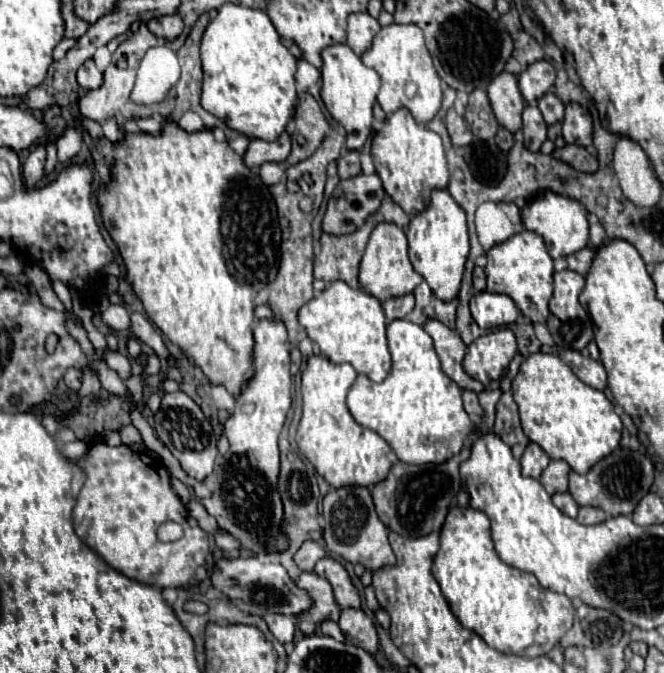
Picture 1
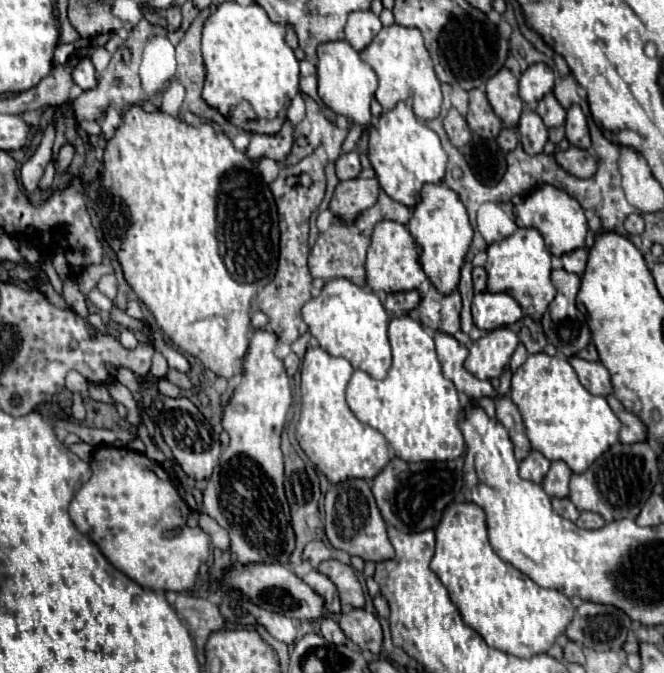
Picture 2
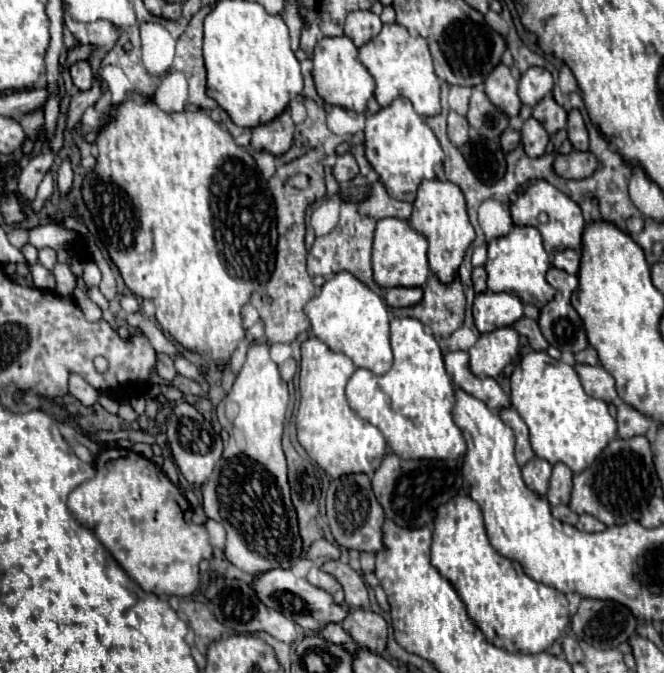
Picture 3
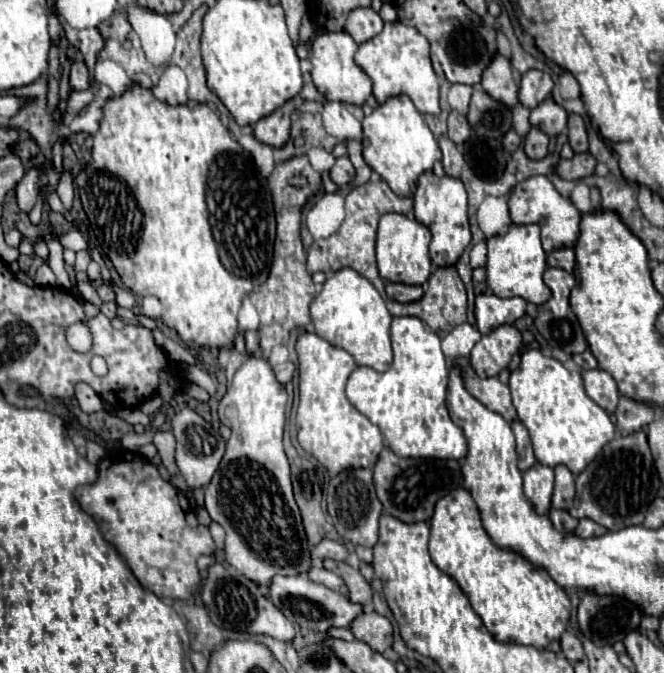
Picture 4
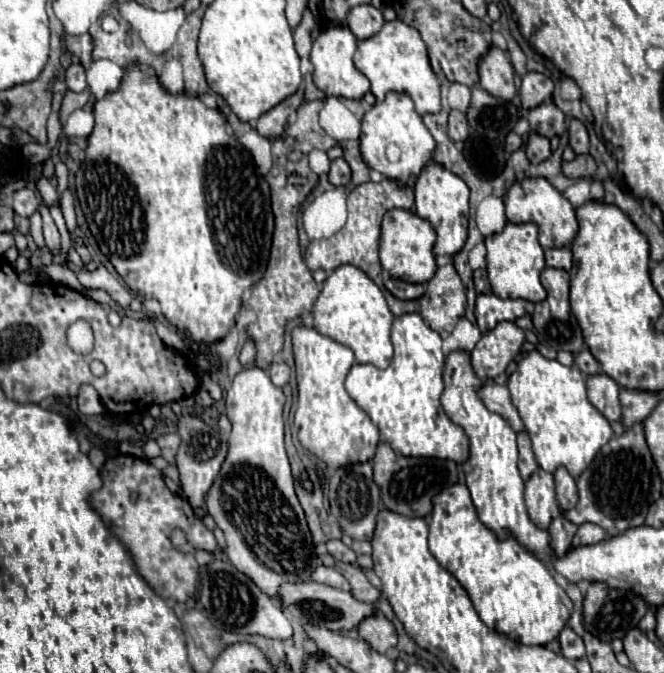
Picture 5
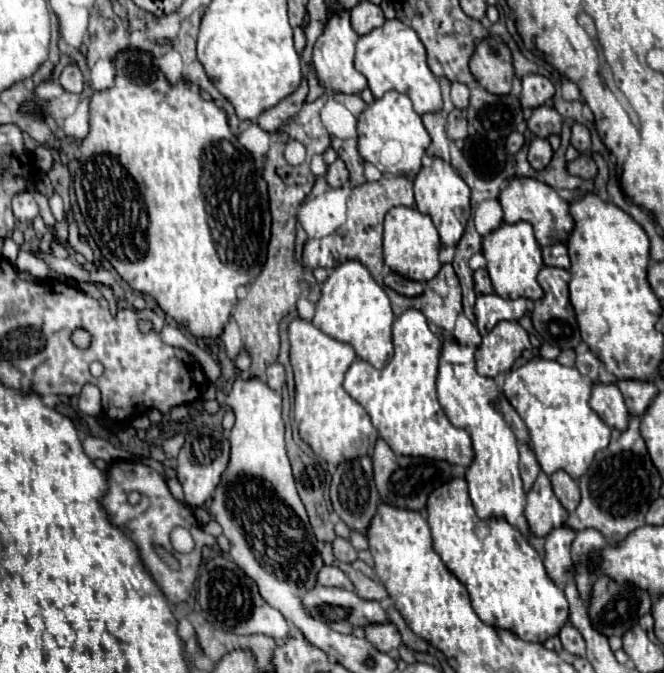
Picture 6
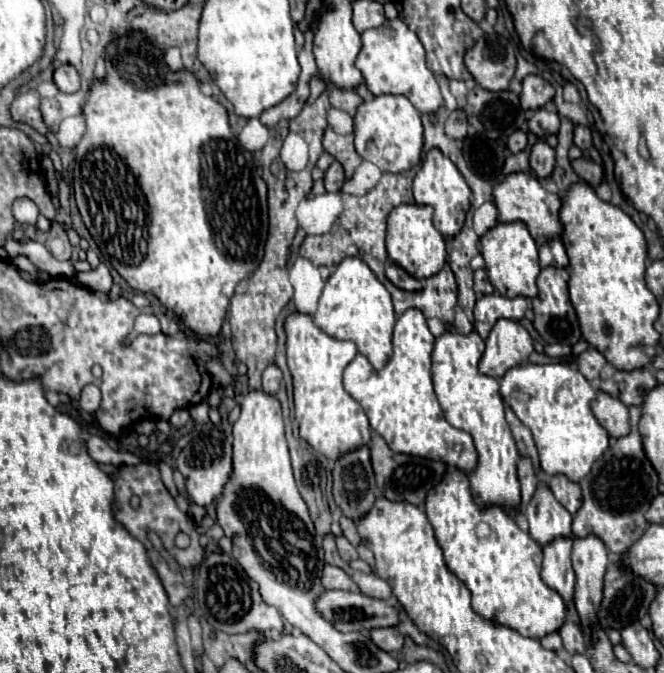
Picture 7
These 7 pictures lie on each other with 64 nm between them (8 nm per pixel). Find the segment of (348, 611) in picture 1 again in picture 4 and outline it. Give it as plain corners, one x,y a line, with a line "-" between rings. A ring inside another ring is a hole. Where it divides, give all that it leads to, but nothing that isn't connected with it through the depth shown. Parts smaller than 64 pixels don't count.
370,610
370,612
362,612
350,626
350,630
354,632
354,636
362,642
366,642
372,650
376,652
384,652
386,648
392,646
394,642
394,630
388,618
384,618
382,614

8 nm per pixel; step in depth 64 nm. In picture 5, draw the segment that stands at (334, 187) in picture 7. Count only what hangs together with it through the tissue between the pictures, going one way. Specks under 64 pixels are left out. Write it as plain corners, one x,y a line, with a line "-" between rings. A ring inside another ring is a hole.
336,158
330,166
330,172
328,172
328,180
334,184
334,186
346,186
350,182
350,166
346,164
344,158

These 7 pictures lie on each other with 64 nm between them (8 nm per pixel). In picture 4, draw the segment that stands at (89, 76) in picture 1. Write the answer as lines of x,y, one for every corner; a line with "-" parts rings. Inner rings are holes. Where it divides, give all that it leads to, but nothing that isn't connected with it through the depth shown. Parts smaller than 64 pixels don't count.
74,60
72,62
72,68
70,68
70,86
72,90
86,90
90,88
90,82
88,82
88,68
82,60

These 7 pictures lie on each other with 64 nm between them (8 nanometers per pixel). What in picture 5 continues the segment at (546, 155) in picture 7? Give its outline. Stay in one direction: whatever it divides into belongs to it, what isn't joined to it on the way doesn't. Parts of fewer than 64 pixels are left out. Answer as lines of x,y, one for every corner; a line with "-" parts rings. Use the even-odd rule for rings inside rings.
532,132
530,138
528,138
528,144
526,144
526,154
528,154
528,160
532,164
544,162
550,156
550,142
548,142
548,138

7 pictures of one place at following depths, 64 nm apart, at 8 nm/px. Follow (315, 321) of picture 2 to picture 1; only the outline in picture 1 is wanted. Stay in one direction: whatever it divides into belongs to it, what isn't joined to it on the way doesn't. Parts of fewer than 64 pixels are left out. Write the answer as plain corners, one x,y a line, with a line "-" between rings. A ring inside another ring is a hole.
342,280
330,282
330,286
326,286
318,298
312,298
308,304
304,304
300,308
298,320
306,328
308,338
312,342
316,342
318,352
324,354
326,358
330,358
332,362
348,362
354,366
354,370
358,374
366,374
374,382
382,382
388,376
390,352
388,352
388,342
386,342
386,316
380,306
380,300
374,298
372,294
368,294
366,290
350,288

